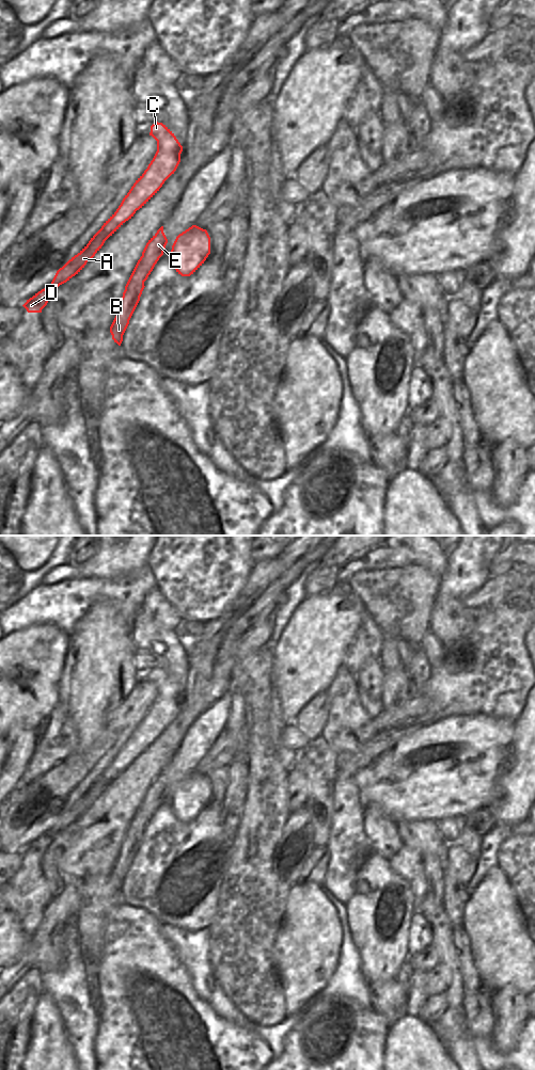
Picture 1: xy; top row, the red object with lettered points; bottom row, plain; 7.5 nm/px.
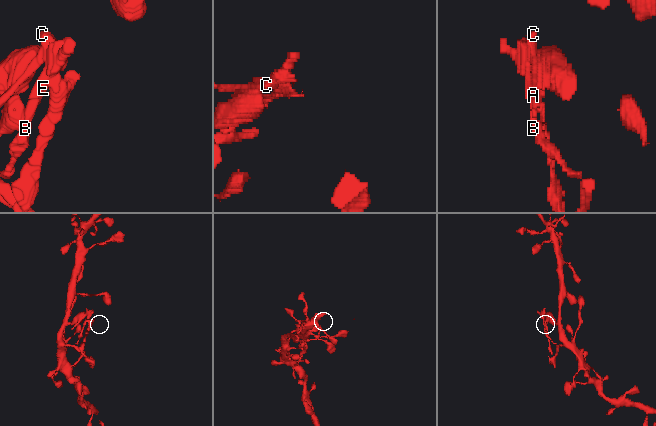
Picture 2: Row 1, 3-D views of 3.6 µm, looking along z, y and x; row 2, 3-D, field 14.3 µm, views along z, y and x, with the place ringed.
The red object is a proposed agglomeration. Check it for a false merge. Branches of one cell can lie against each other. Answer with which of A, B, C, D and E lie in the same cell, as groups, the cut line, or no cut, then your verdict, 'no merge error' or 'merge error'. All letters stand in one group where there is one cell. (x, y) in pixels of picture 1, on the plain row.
groups A D / B C E; cut xy (146, 715), (166, 721), (161, 732); merge error

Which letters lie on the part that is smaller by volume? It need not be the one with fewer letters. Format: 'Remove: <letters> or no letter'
Remove: B, C, E

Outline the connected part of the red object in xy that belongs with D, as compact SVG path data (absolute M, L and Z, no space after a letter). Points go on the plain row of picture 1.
M146 715L125 741L116 757L104 769L89 789L57 817L50 832L45 833L27 846L22 851L27 858L42 859L42 856L53 842L52 839L84 814L86 809L101 795L105 787L159 737L162 733L161 728L166 722L166 720L158 720Z

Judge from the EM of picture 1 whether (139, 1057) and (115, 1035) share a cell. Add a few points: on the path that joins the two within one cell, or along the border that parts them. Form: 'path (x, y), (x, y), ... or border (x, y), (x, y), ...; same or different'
path (134, 1052), (121, 1039); same

